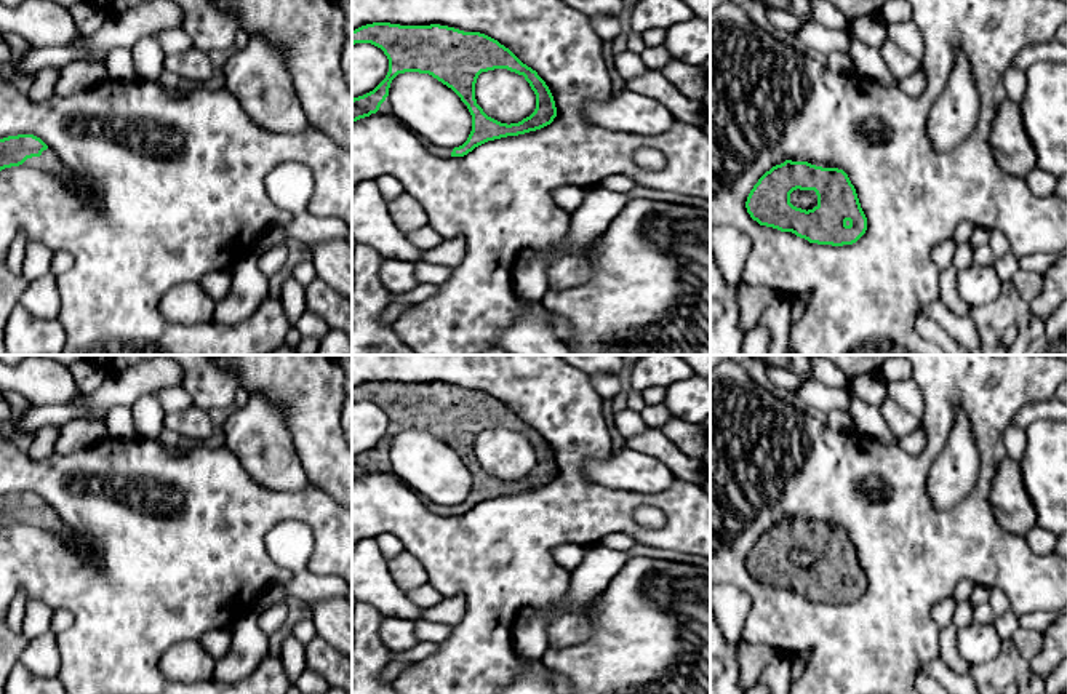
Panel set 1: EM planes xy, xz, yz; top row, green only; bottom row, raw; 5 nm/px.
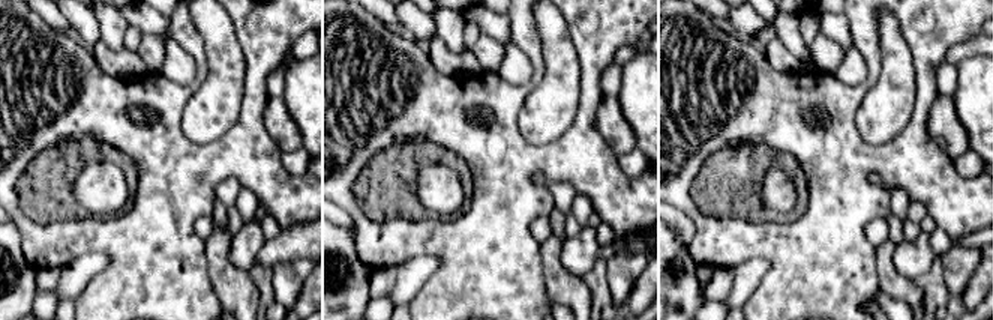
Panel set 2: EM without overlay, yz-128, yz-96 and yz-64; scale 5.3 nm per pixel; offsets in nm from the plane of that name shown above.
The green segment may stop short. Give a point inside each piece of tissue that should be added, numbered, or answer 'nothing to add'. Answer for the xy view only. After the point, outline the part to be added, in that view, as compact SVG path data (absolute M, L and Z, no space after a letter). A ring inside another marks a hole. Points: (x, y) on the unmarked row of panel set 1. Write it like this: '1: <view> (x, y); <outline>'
1: xy (48, 520); M51 505L43 509L40 515L27 517L22 523L56 534L69 547L75 547L77 550L82 552L88 550L86 542L61 520L61 517Z

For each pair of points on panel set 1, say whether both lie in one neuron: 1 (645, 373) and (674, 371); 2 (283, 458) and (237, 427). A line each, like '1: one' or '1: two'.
1: one
2: one

